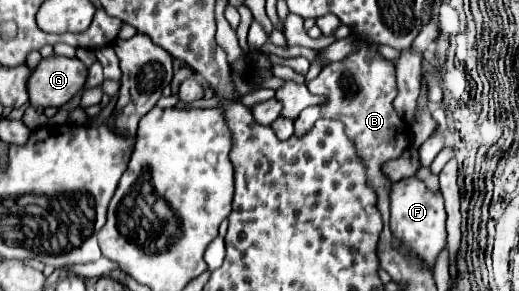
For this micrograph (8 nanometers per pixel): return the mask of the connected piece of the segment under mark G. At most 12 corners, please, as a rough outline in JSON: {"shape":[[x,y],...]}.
{"shape":[[52,55],[28,79],[34,107],[62,107],[80,93],[88,67]]}

